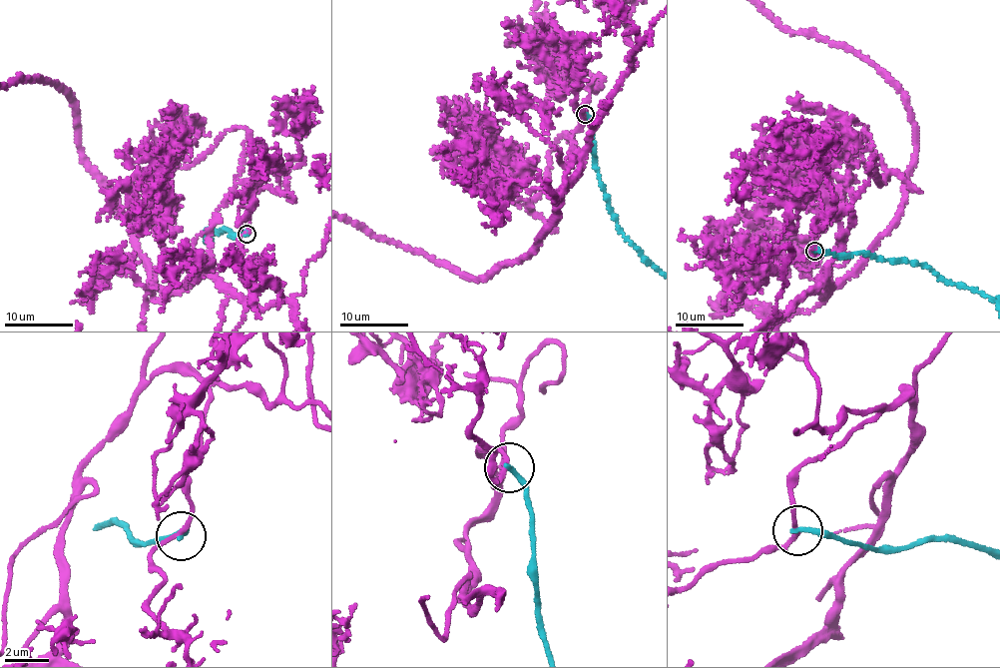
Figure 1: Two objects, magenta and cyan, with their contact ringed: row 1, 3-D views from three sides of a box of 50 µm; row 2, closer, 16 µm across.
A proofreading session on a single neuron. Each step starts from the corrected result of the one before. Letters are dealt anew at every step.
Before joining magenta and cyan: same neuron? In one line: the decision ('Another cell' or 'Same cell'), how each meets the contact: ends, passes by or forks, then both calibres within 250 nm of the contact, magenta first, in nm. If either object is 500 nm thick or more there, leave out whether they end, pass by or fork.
Another cell. At the ring magenta passes by. At the ring cyan ends. Thickness 190 nm (magenta) against 260 nm

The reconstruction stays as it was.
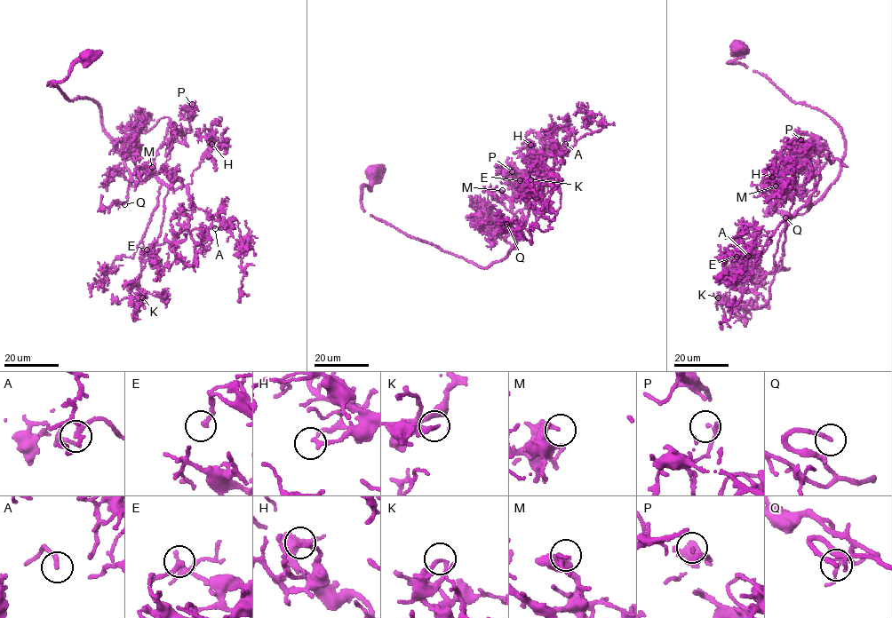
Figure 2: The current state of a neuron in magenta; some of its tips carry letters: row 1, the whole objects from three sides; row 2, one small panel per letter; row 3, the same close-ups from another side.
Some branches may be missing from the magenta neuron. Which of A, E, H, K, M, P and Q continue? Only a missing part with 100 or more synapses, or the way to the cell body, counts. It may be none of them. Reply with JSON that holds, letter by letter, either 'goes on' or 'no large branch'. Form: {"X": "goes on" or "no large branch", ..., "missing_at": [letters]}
{"A": "goes on", "E": "no large branch", "H": "no large branch", "K": "no large branch", "M": "no large branch", "P": "no large branch", "Q": "goes on", "missing_at": ["A", "Q"]}

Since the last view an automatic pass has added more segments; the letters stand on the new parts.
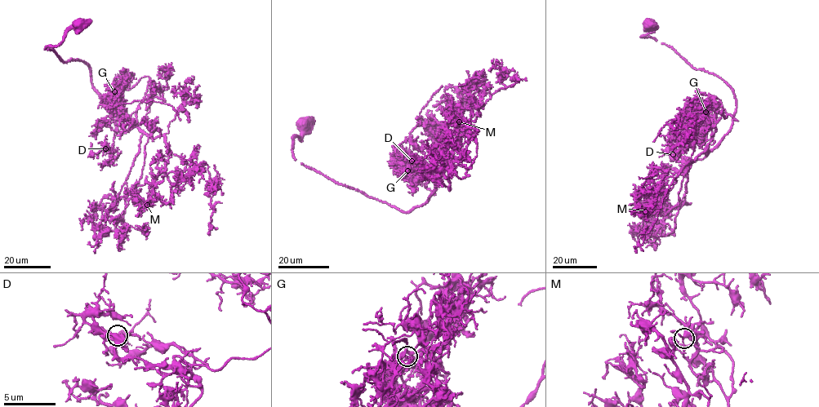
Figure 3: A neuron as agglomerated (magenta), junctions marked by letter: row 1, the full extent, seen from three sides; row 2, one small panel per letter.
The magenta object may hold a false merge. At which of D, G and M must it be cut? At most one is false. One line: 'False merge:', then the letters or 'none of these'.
False merge: G

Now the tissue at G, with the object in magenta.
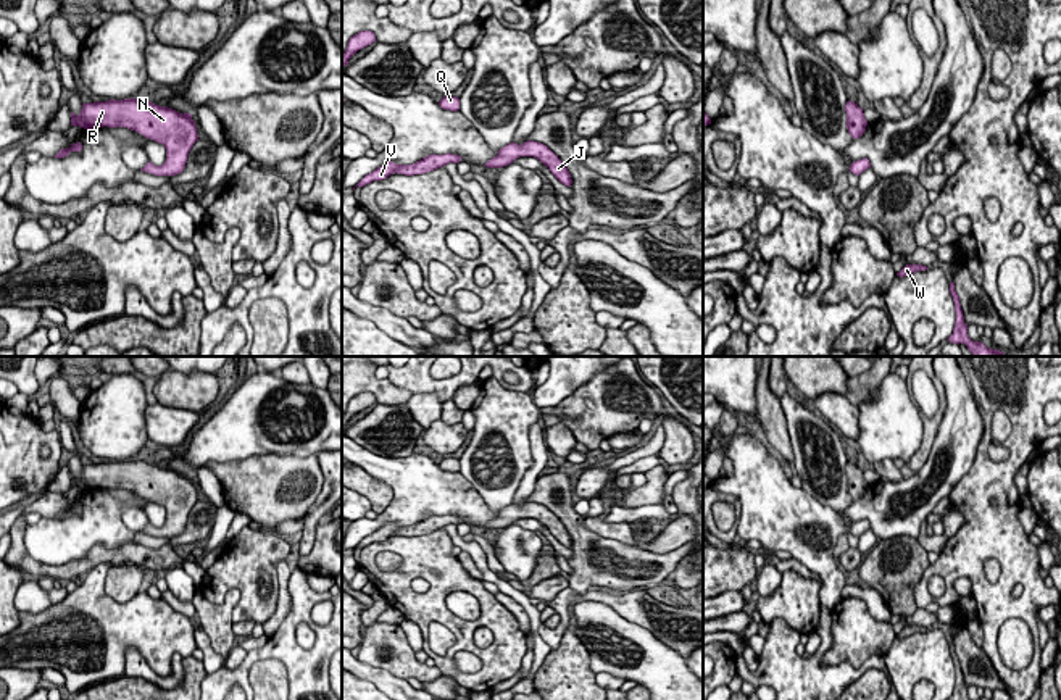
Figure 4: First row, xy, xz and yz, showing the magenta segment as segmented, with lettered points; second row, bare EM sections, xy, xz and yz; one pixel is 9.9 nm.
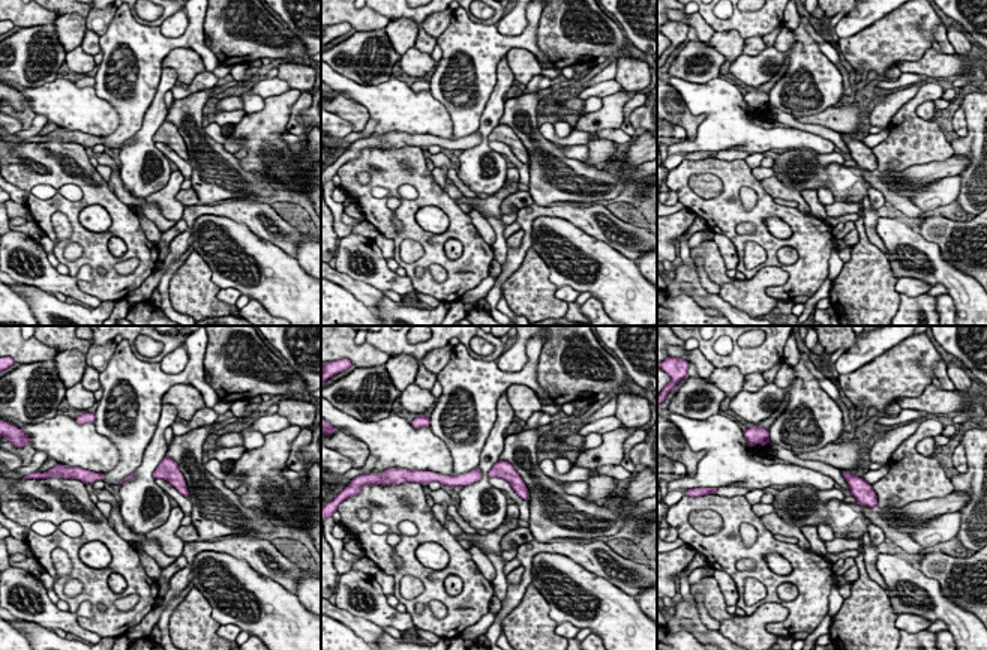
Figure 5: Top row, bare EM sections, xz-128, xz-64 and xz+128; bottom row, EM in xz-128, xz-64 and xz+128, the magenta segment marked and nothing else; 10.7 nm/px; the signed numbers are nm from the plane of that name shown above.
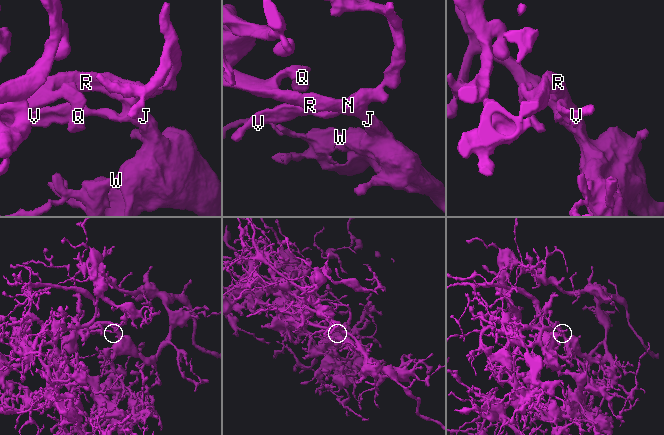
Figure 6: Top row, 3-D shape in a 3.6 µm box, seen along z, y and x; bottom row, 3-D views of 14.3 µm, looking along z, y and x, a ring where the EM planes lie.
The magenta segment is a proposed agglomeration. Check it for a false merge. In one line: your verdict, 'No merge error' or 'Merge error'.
Merge error

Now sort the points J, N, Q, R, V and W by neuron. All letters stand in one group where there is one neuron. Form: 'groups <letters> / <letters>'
groups J N Q R W / V

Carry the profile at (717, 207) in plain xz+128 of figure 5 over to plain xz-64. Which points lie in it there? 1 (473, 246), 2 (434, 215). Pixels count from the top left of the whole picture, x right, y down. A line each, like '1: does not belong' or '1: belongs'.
1: belongs
2: does not belong

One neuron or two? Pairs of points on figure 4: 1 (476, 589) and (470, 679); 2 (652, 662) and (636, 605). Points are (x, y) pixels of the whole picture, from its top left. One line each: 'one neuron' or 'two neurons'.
1: one neuron
2: two neurons

